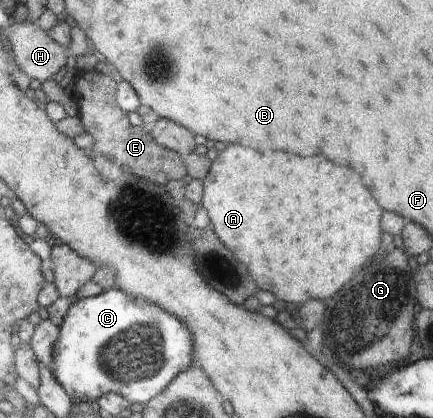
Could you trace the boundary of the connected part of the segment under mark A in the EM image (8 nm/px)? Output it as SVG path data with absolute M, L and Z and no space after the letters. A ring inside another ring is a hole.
M238 144L226 146L222 152L218 152L218 158L211 161L211 167L203 180L201 203L208 212L210 227L216 236L238 262L248 266L252 278L258 282L258 288L272 292L277 300L287 303L314 306L318 300L332 298L350 278L360 272L362 264L366 266L383 254L380 248L384 248L384 208L362 186L360 174L356 170L340 166L322 156L304 158L286 152L258 154ZM274 182L280 182L280 190L276 190Z

